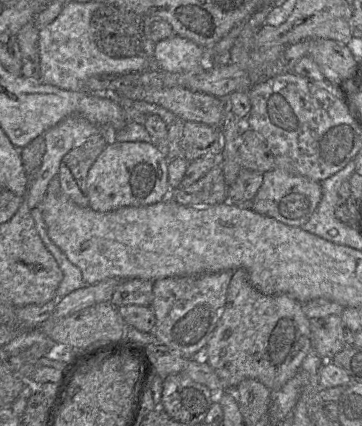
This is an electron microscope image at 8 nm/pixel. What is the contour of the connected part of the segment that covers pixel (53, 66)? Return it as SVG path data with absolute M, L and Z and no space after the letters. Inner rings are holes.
M96 1L86 3L67 2L54 21L38 30L39 65L42 82L63 90L82 91L84 82L93 76L123 74L155 68L151 58L141 56L112 58L98 49L92 35L90 21L93 13L101 5L103 4Z

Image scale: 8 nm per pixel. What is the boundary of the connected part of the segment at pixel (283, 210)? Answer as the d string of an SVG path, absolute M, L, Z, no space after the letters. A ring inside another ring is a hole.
M274 168L263 173L263 182L248 206L260 215L268 216L289 226L301 227L318 206L321 196L320 182Z

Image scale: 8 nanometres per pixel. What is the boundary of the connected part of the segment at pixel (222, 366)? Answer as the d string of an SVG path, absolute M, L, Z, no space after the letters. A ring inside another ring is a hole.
M245 269L232 271L225 305L202 355L219 376L223 391L234 392L238 384L248 378L258 380L270 390L279 390L297 374L311 347L311 321L304 314L302 303L287 294L265 295L252 286Z

